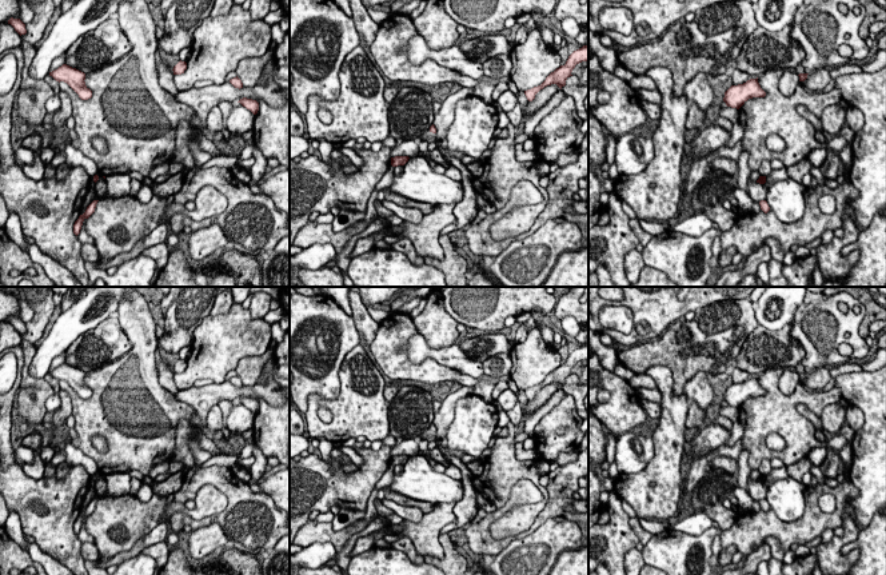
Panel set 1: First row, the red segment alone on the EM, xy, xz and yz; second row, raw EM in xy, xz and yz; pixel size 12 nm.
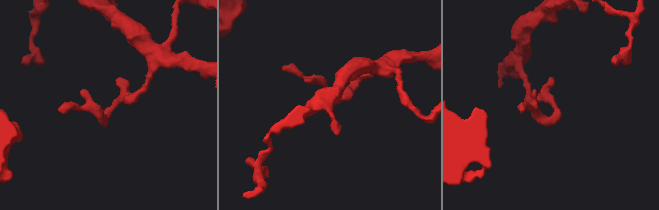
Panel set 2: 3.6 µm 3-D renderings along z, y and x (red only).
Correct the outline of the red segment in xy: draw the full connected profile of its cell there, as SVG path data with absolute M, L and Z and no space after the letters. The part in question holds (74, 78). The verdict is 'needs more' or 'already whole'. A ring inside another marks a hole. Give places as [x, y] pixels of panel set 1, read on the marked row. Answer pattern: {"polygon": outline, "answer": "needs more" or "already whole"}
{"polygon": "M63 64L57 69L49 72L56 81L67 83L81 100L88 100L92 97L92 91L85 85L85 73L72 68L67 64Z", "answer": "already whole"}

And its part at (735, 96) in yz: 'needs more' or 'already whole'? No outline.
already whole

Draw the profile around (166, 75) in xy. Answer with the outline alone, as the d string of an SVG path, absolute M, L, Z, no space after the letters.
M164 61L156 63L156 69L157 69L157 76L159 76L159 85L164 91L175 96L179 91L175 87L173 71Z

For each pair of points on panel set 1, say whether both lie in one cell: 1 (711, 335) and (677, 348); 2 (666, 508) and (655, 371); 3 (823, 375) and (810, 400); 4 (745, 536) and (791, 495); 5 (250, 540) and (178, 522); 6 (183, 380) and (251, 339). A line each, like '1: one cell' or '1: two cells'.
1: one cell
2: one cell
3: two cells
4: two cells
5: one cell
6: one cell

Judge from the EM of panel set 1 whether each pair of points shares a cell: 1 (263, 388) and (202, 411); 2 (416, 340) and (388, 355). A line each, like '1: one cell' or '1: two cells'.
1: one cell
2: two cells

